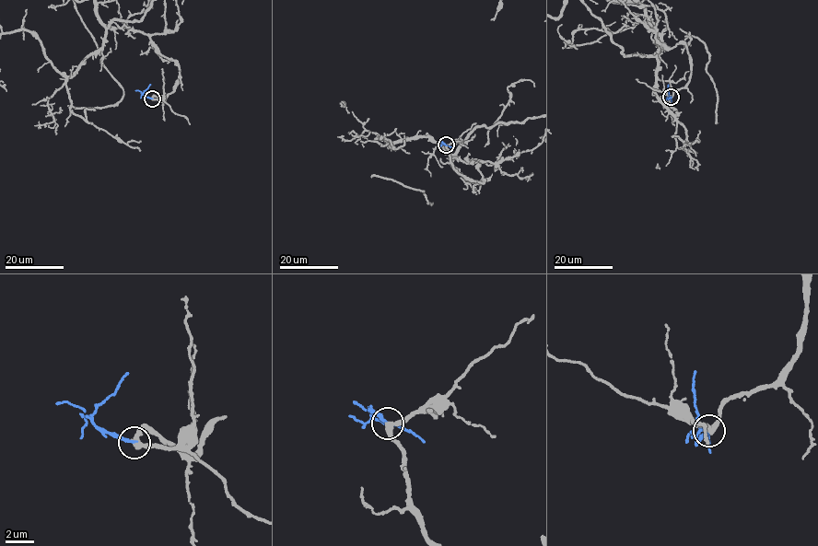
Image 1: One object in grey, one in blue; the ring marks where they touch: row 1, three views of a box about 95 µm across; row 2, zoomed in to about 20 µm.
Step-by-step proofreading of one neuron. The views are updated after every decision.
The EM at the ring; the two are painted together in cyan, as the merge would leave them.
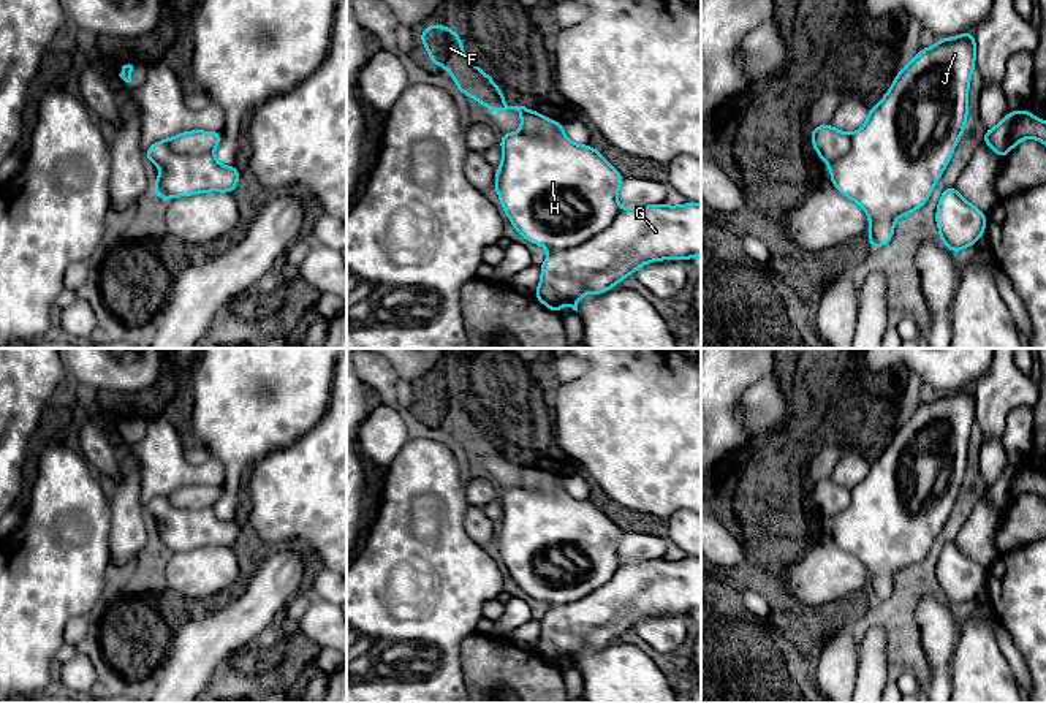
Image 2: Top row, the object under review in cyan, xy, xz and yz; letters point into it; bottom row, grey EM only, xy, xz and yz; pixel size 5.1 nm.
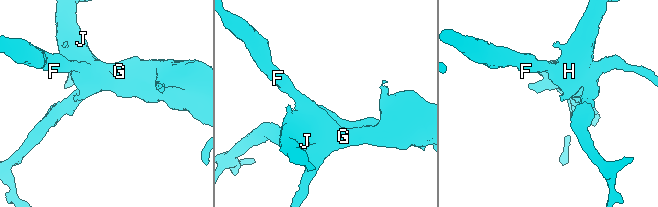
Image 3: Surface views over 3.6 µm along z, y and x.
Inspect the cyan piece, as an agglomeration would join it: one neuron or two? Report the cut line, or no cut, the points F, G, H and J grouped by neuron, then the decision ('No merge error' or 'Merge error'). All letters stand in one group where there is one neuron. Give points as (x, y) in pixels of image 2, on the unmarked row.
Split along xz (619, 562), (617, 569), (589, 592), (578, 599), (551, 605). Groups: F G / H J. Merge error

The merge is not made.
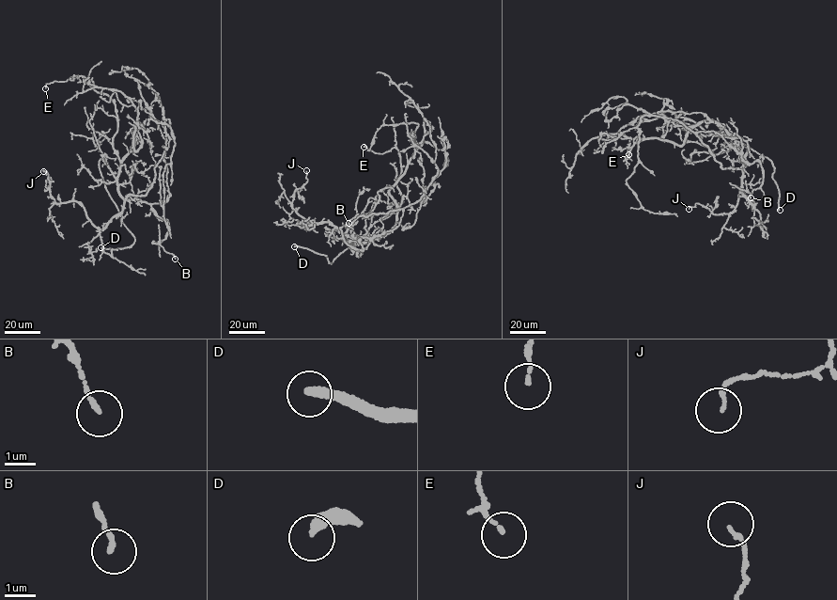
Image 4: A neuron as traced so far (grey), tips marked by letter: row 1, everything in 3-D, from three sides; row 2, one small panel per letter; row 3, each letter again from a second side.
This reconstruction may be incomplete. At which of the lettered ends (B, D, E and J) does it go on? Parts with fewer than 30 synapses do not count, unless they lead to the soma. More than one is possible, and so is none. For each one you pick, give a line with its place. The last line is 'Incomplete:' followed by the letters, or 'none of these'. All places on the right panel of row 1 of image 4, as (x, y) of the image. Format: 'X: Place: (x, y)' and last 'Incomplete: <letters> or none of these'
D: Place: (780, 210)
Incomplete: D

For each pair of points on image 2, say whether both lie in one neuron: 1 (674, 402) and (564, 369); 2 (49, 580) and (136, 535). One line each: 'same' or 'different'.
1: different
2: different

